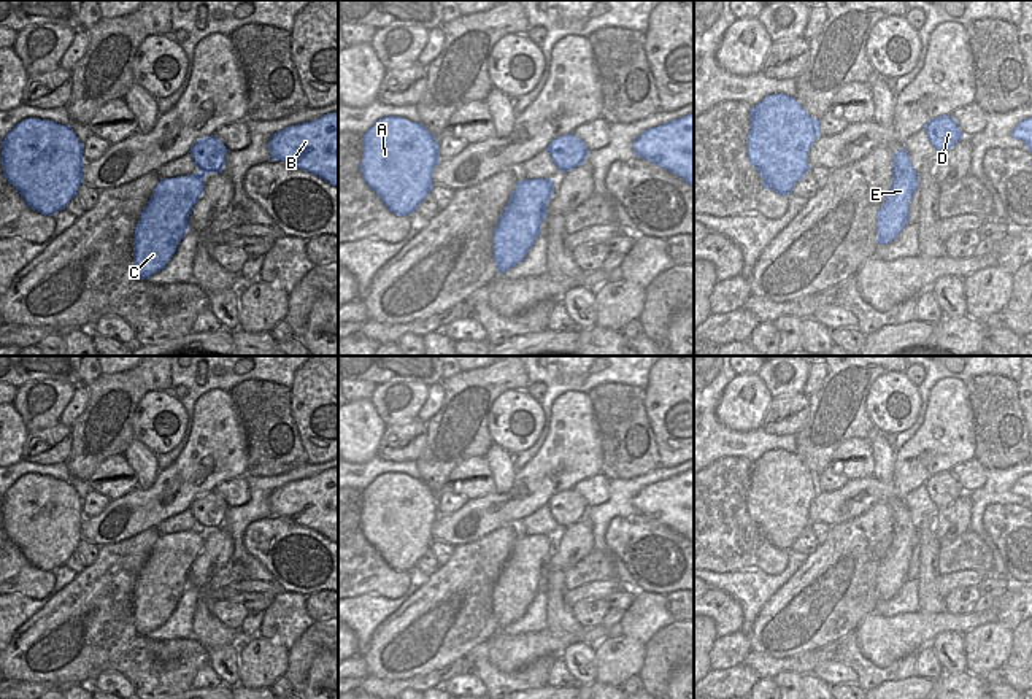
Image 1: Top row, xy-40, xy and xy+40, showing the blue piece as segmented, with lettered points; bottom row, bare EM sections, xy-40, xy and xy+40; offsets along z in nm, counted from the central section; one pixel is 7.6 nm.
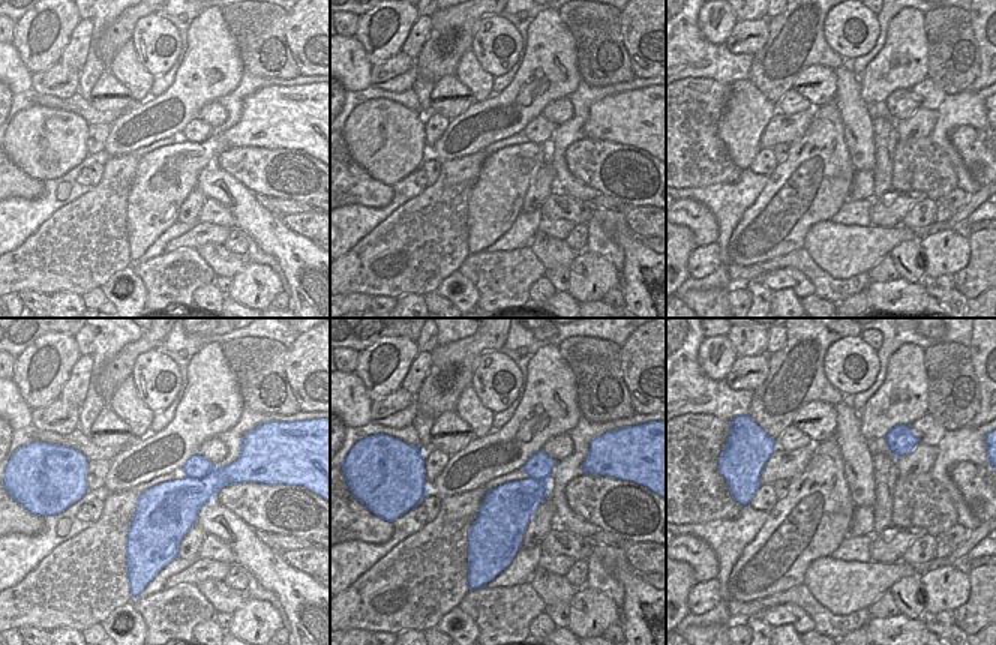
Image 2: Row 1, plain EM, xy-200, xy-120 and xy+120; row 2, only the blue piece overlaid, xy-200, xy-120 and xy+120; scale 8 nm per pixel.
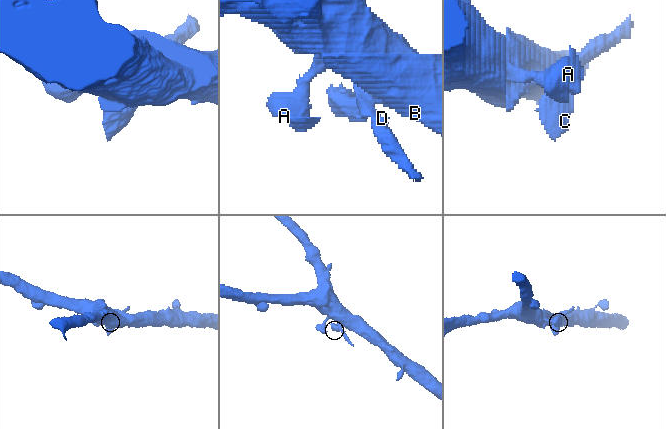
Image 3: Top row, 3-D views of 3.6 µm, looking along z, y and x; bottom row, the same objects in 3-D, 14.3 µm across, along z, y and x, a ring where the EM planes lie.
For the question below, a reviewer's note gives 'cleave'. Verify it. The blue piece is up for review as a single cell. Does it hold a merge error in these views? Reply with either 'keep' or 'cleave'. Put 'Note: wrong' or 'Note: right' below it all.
keep
Note: wrong

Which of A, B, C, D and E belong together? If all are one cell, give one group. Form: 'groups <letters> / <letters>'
groups A B C D E

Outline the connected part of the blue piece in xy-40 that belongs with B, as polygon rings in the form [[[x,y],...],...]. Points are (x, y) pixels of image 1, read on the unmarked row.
[[[338,469],[289,481],[268,499],[271,516],[284,516],[338,543]]]

